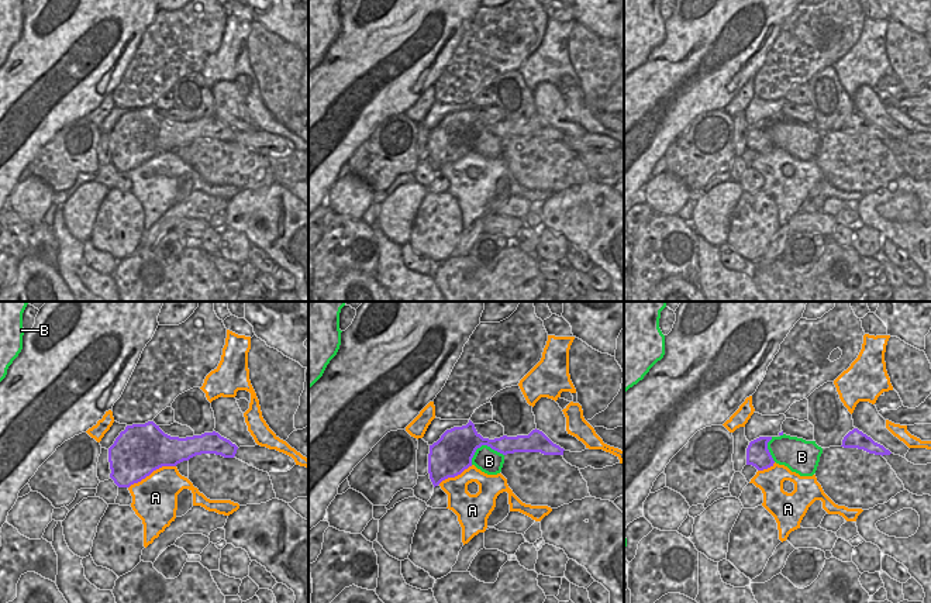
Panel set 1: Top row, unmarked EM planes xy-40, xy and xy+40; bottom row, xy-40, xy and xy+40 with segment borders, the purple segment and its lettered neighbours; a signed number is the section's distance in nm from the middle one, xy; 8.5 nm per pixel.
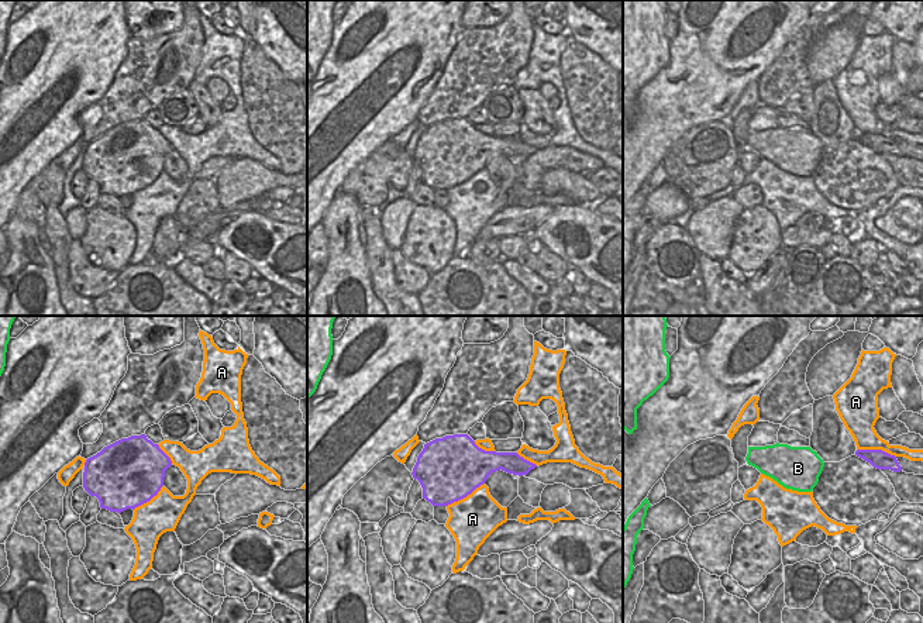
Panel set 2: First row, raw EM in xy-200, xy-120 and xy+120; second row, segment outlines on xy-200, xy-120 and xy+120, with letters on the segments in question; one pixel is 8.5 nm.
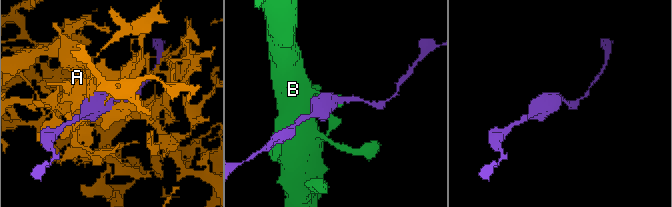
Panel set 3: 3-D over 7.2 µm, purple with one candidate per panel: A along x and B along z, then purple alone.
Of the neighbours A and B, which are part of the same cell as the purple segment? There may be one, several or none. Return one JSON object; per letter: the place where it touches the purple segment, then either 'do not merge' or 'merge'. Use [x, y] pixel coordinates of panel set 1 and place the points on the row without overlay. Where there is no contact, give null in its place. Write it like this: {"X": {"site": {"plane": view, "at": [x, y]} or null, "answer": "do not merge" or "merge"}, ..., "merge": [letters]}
{"A": {"site": {"plane": "xy-40", "at": [151, 157]}, "answer": "do not merge"}, "B": {"site": {"plane": "xy", "at": [482, 128]}, "answer": "do not merge"}, "merge": []}

